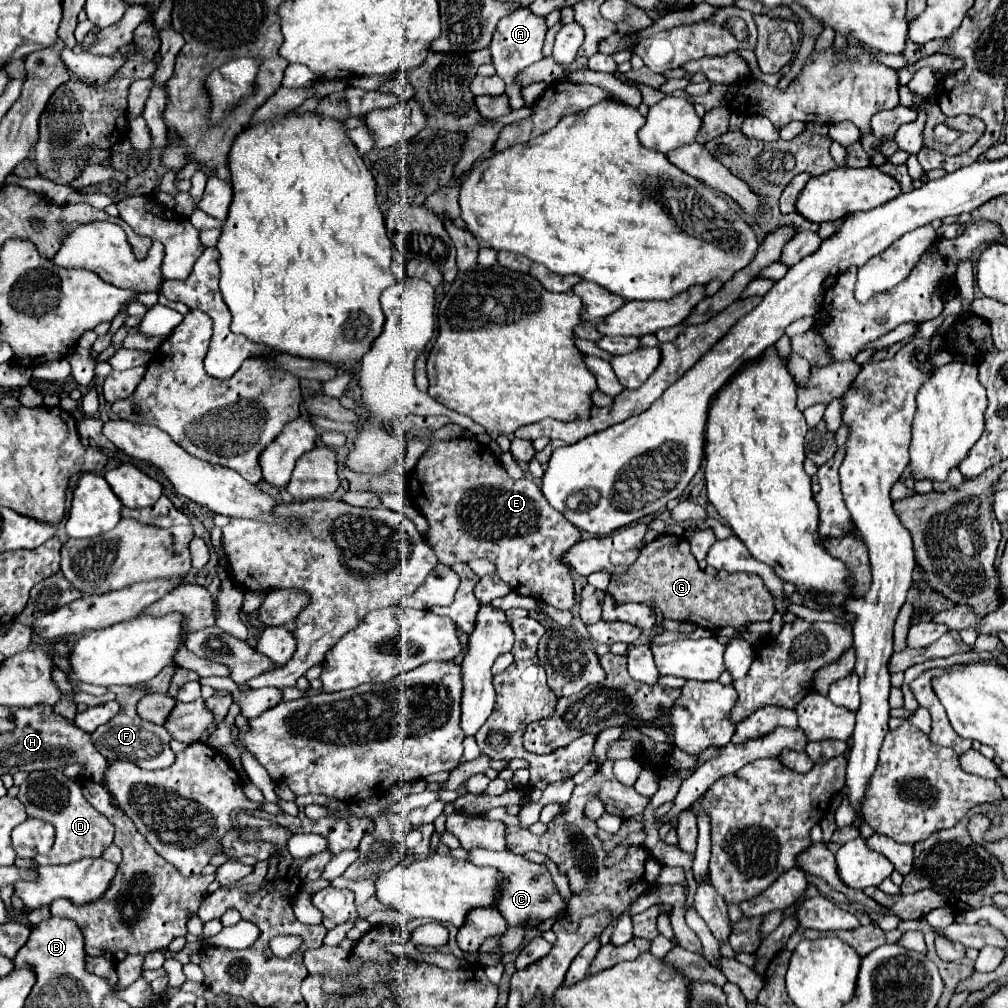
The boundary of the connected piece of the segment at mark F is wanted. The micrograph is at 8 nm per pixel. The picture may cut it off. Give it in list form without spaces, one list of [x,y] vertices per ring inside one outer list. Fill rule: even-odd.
[[[79,683],[76,686],[78,691],[86,692],[94,696],[101,696],[102,694],[110,691],[116,693],[116,701],[120,701],[120,713],[100,725],[94,733],[92,733],[92,741],[94,741],[94,747],[108,759],[122,759],[122,757],[128,757],[130,761],[134,763],[144,763],[146,769],[166,769],[174,763],[174,751],[170,749],[170,733],[160,727],[160,725],[152,725],[150,721],[144,721],[138,717],[136,713],[136,701],[144,697],[144,689],[138,689],[138,687],[132,686],[110,686],[100,687],[87,683]]]

